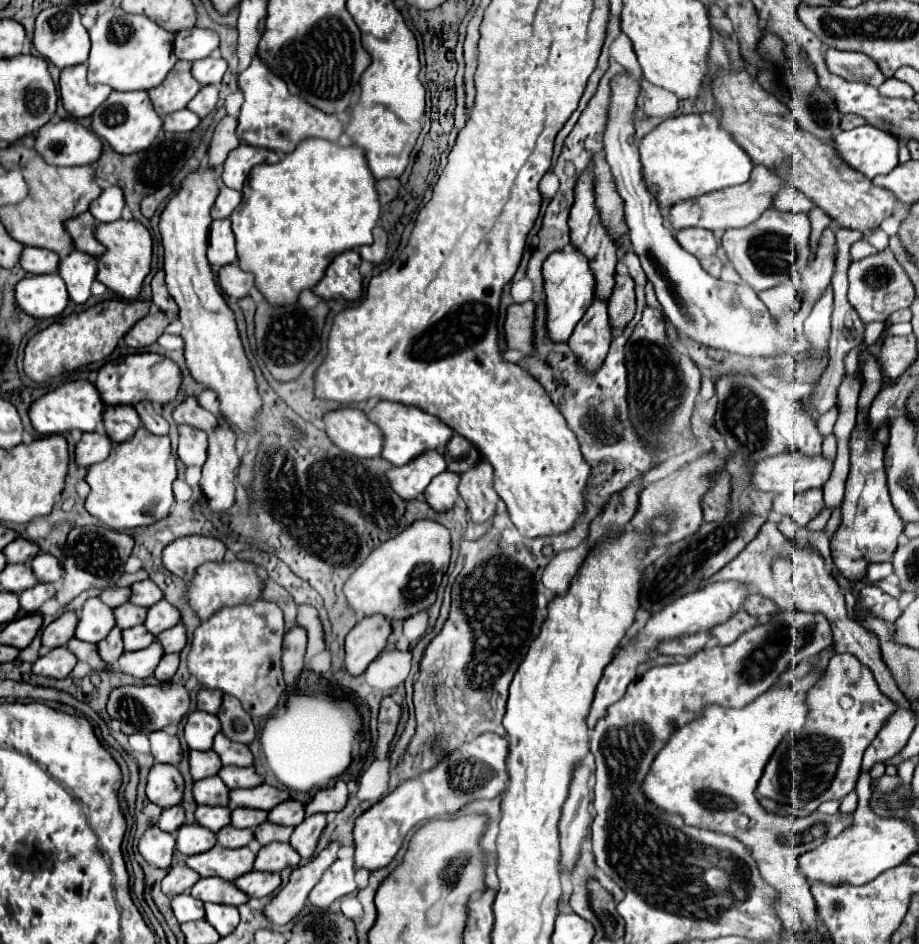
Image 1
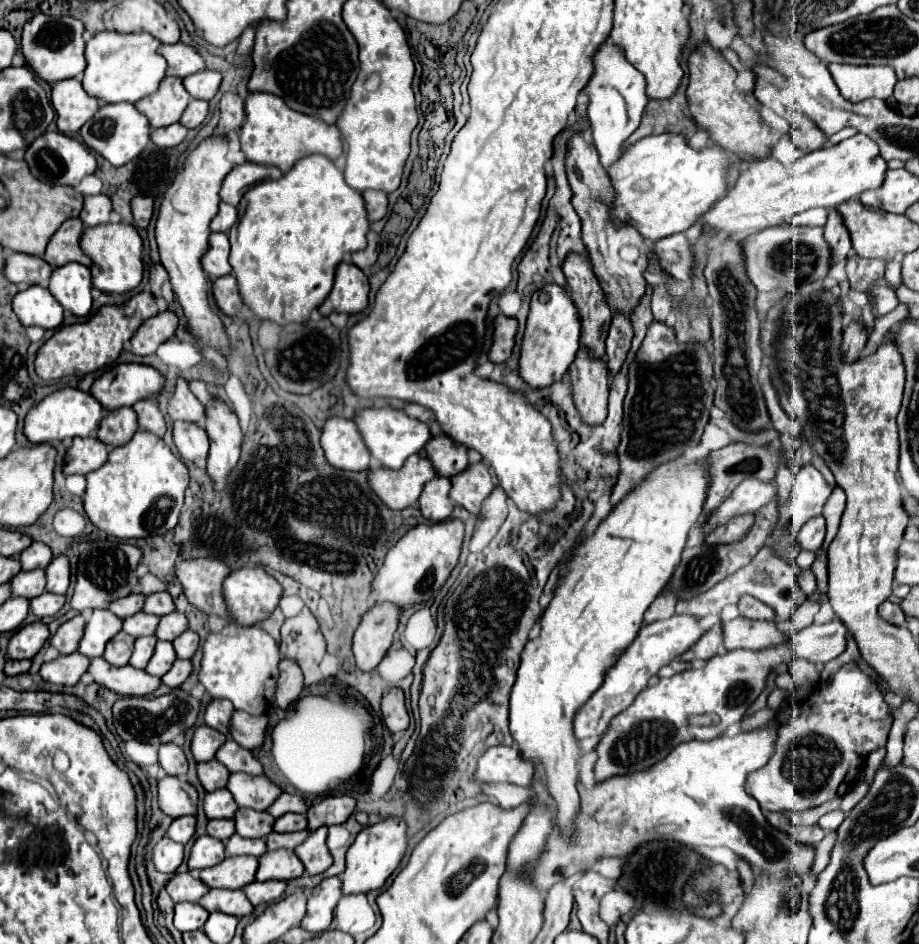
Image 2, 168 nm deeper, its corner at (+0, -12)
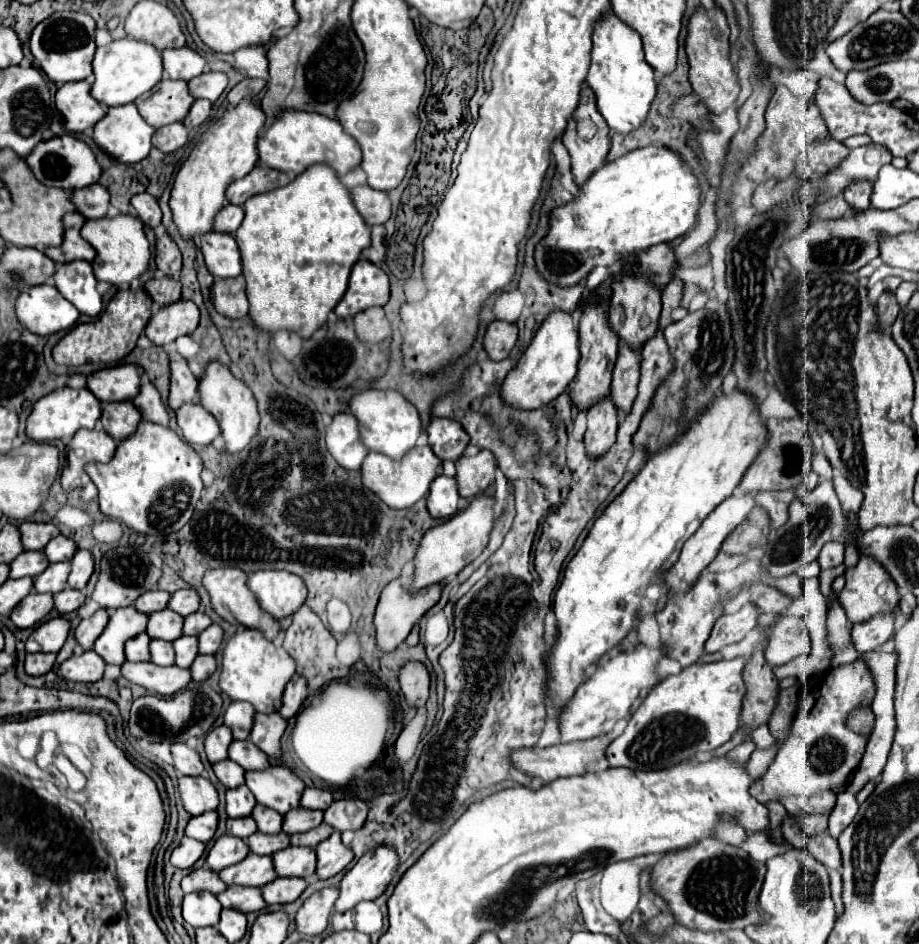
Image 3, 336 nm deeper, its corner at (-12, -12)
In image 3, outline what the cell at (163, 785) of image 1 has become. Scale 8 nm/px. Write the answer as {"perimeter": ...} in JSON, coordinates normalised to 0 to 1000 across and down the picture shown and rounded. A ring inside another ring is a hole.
{"perimeter":[[[197,822],[195,824],[195,841],[197,841],[199,856],[208,864],[217,864],[221,860],[234,858],[238,852],[234,833],[221,822],[219,822],[219,831],[210,822]]]}

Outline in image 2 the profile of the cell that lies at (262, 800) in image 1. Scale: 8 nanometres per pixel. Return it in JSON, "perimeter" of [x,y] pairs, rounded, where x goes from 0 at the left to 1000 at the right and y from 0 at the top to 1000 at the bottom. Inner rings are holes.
{"perimeter":[[[308,839],[291,860],[293,860],[297,867],[304,867],[304,864],[308,864],[308,862],[312,862],[312,860],[325,860],[325,862],[330,862],[330,860],[334,860],[334,856],[336,856],[336,854],[334,854],[334,847],[332,847],[330,843]]]}

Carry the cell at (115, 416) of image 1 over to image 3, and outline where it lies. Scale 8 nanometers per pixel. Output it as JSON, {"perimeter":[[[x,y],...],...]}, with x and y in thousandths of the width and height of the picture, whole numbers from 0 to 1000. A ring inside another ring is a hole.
{"perimeter":[[[119,426],[119,428],[112,428],[110,449],[112,449],[112,456],[123,466],[136,466],[136,464],[145,462],[151,447],[153,447],[153,439],[145,430],[145,426]]]}

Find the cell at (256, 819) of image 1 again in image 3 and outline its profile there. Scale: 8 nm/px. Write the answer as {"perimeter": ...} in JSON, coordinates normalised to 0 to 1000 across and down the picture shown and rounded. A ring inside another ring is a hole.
{"perimeter":[[[280,852],[275,856],[275,869],[280,871],[282,881],[286,883],[304,883],[306,881],[306,873],[308,873],[308,864],[295,856],[288,856],[284,852]]]}

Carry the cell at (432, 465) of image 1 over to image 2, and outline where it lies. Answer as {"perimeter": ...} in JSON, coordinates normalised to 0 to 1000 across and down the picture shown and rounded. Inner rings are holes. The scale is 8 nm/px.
{"perimeter":[[[452,481],[443,485],[443,492],[434,498],[408,496],[399,498],[399,511],[404,519],[421,534],[425,540],[439,540],[454,532],[460,521],[462,511],[473,506],[476,500],[465,483]]]}

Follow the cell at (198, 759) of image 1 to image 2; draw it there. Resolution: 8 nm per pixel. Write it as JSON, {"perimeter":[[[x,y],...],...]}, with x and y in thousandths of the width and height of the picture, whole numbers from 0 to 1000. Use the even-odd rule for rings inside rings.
{"perimeter":[[[227,805],[227,807],[217,807],[214,809],[214,820],[225,839],[238,837],[247,833],[249,826],[249,816],[238,807],[238,805]]]}

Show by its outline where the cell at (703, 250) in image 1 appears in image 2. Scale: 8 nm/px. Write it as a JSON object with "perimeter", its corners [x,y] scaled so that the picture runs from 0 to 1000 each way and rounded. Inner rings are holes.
{"perimeter":[[[743,246],[715,254],[711,258],[711,267],[713,271],[717,271],[717,275],[721,275],[721,286],[730,288],[734,297],[739,299],[752,297],[754,265],[752,265],[752,254]]]}

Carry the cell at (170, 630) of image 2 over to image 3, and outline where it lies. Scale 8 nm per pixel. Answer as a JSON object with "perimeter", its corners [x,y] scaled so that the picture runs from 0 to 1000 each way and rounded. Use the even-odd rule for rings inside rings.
{"perimeter":[[[219,646],[201,653],[201,659],[199,659],[199,672],[201,674],[214,674],[217,669],[221,669],[225,663],[230,663],[230,655],[223,653]]]}

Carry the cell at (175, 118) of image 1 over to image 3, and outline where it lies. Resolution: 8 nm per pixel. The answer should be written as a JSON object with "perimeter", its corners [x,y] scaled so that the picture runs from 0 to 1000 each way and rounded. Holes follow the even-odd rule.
{"perimeter":[[[190,129],[186,133],[177,133],[166,144],[166,155],[175,161],[190,161],[203,150],[203,136],[197,129]]]}

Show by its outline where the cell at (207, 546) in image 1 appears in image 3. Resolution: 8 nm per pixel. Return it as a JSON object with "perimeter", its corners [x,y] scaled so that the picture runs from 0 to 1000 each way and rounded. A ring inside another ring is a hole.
{"perimeter":[[[234,602],[234,604],[225,604],[221,610],[221,621],[230,633],[230,642],[243,657],[247,657],[249,661],[256,661],[256,663],[277,665],[277,667],[286,669],[286,674],[291,678],[297,678],[304,672],[304,661],[301,661],[301,657],[295,657],[295,653],[291,653],[291,648],[286,648],[282,644],[282,640],[277,640],[277,631],[273,631],[273,627],[269,627],[267,617],[269,617],[269,608],[260,602]]]}

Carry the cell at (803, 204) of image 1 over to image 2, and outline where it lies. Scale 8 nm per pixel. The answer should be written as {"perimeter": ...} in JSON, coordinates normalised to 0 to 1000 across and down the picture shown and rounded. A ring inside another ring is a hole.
{"perimeter":[[[882,220],[872,227],[865,227],[861,235],[867,239],[896,239],[900,235],[900,227],[902,225],[896,220]]]}

